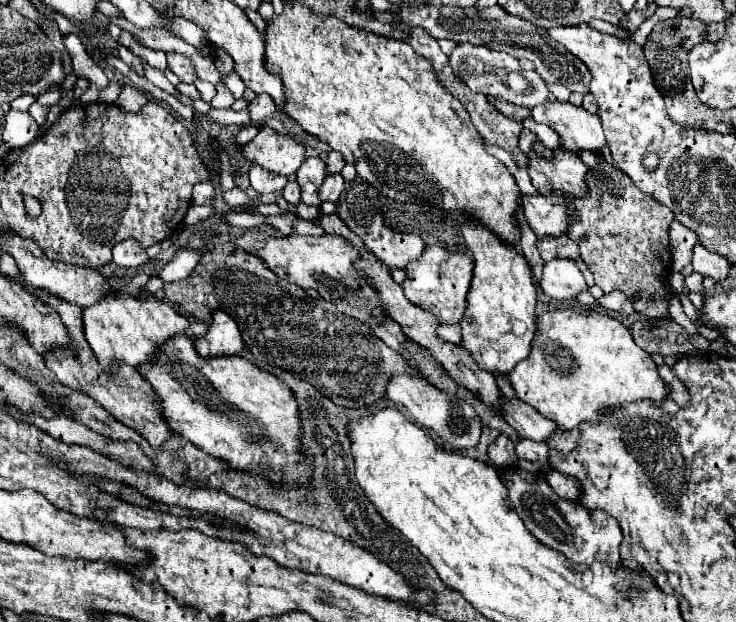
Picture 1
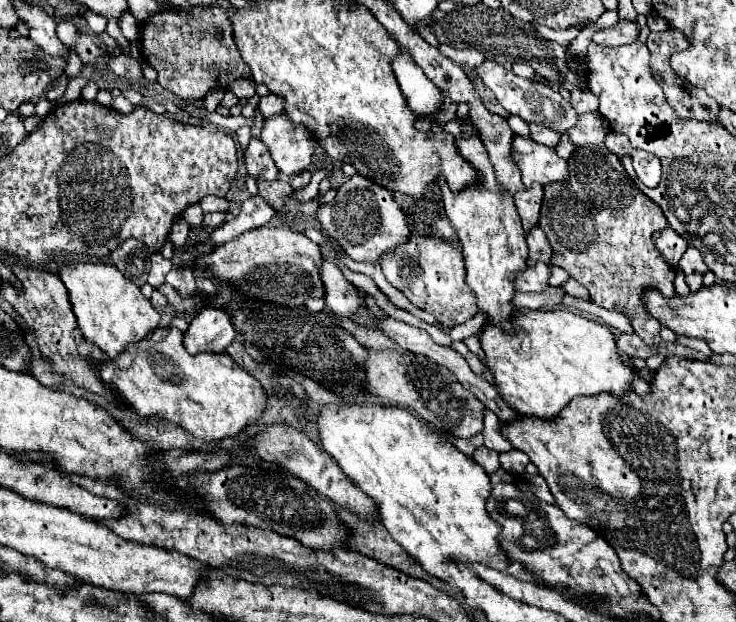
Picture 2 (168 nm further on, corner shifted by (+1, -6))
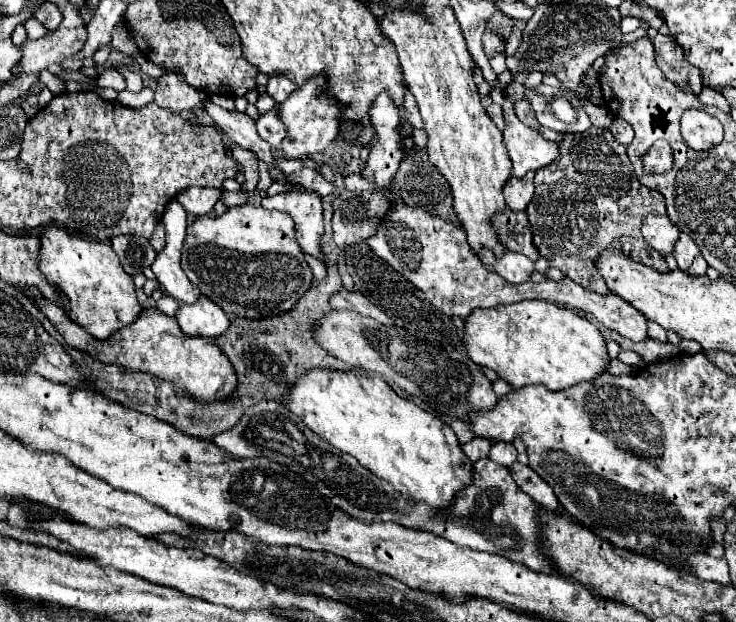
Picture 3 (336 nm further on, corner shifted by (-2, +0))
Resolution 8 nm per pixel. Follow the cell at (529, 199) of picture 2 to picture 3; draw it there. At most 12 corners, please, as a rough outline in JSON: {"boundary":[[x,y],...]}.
{"boundary":[[535,172],[511,176],[503,188],[507,206],[525,210],[533,200]]}

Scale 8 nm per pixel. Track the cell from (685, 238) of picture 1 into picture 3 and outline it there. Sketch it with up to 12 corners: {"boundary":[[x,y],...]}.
{"boundary":[[667,214],[645,218],[647,244],[663,256],[673,254],[679,230]]}

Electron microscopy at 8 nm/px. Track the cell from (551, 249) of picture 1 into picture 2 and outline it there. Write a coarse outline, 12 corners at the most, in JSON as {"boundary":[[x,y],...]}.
{"boundary":[[540,228],[528,232],[526,264],[548,264],[552,250]]}

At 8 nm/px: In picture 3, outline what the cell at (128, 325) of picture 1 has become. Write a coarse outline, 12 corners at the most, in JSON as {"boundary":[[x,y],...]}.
{"boundary":[[49,226],[39,266],[99,342],[135,322],[133,278],[109,244]]}

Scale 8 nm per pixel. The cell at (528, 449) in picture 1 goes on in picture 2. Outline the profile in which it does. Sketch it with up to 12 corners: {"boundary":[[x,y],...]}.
{"boundary":[[520,450],[500,454],[500,466],[506,472],[522,474],[528,456]]}

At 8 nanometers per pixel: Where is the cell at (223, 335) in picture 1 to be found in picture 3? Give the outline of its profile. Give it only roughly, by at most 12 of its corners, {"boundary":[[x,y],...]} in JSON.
{"boundary":[[209,298],[181,306],[187,336],[219,338],[229,316]]}

